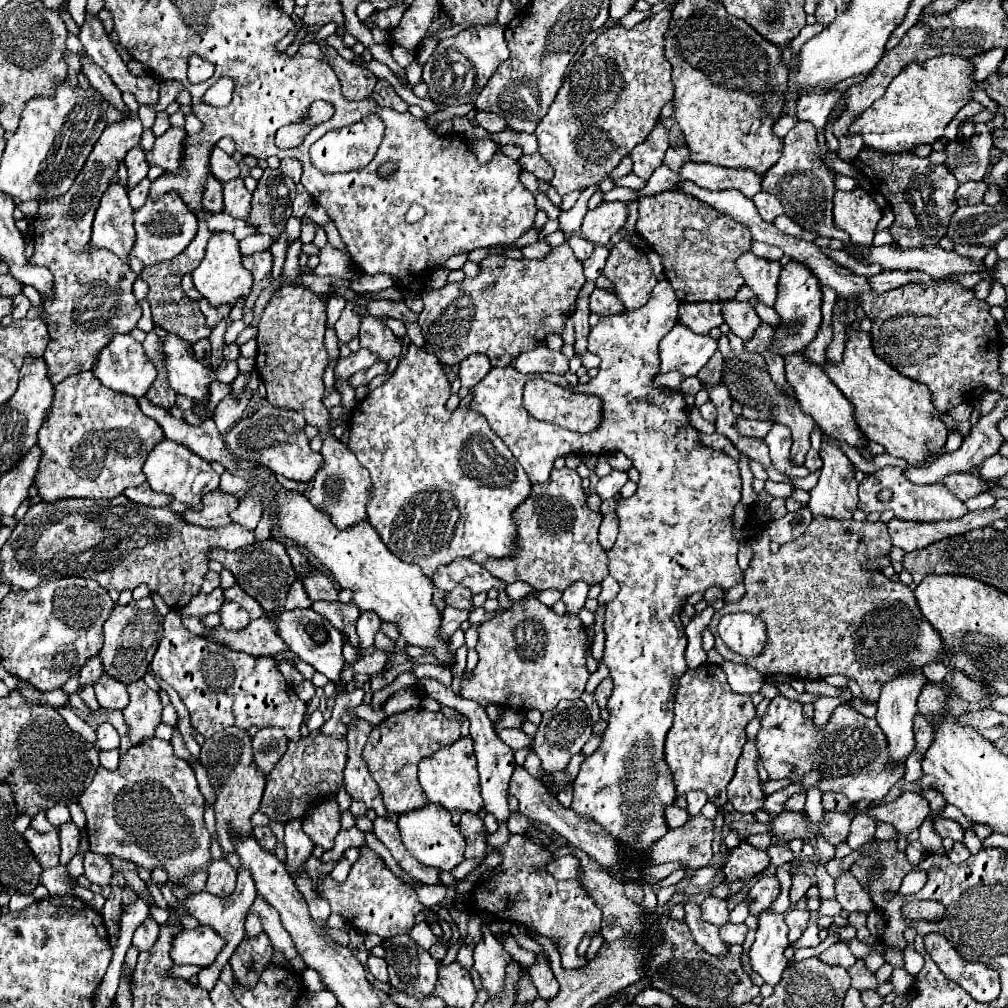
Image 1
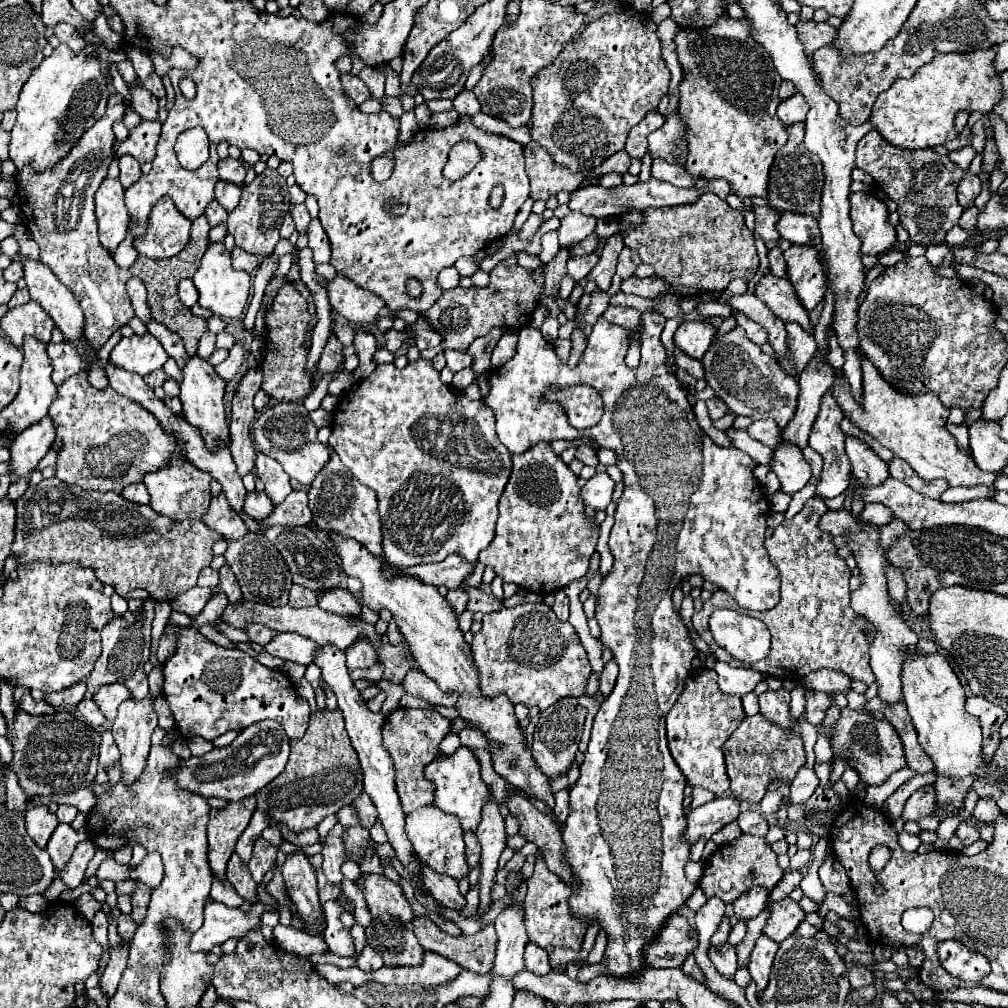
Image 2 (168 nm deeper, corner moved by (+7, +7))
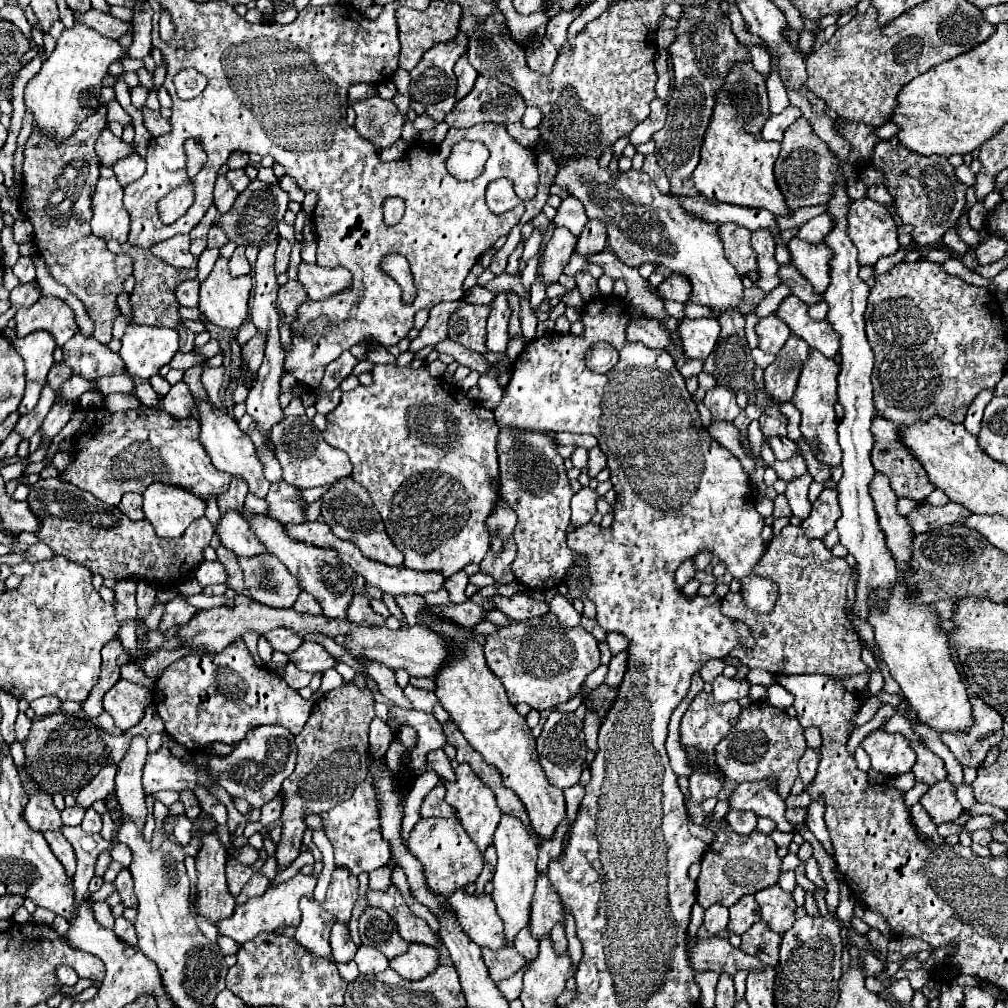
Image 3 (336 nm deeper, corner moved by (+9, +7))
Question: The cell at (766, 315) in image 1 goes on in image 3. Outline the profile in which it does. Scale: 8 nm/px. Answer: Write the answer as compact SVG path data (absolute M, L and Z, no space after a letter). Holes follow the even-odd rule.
M791 333L786 341L786 347L780 349L774 363L764 371L766 393L774 403L784 405L792 399L806 355L808 355L806 342Z

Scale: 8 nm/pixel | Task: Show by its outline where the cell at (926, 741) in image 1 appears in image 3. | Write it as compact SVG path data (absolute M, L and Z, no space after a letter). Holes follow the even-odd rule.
M912 743L912 747L914 747L916 755L918 755L918 761L916 761L914 769L912 769L916 781L932 785L932 783L944 781L948 777L944 761L936 753L926 749L922 743Z

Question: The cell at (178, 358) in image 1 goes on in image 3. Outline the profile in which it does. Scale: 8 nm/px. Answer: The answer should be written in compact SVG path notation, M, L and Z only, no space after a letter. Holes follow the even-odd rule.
M196 401L196 405L200 409L200 429L202 429L200 431L200 443L204 445L206 453L210 455L214 467L224 471L224 473L230 473L232 477L244 479L248 483L248 491L252 495L266 497L270 481L264 477L264 465L256 455L256 447L254 447L252 439L240 431L238 423L232 417L224 415L222 411L218 411L210 401L208 403Z

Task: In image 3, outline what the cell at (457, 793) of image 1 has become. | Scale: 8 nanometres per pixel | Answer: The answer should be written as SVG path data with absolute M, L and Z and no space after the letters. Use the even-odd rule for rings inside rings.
M468 763L458 765L456 781L454 783L444 783L444 787L446 787L446 801L450 805L454 805L454 809L458 811L460 823L473 842L476 843L478 849L484 852L493 843L494 832L500 817L502 817L502 811L496 805L496 799L494 799L492 791L480 781L480 777L468 767Z

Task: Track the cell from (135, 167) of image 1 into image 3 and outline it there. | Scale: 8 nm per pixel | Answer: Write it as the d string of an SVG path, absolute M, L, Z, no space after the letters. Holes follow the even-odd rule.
M132 153L132 155L124 157L124 159L120 159L112 169L114 169L114 175L116 175L118 183L122 187L126 187L128 183L132 183L132 181L136 181L136 179L140 179L144 175L146 163L138 153Z

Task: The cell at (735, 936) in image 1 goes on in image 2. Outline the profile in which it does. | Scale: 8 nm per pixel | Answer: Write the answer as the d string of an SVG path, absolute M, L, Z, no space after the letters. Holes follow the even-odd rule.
M744 921L734 923L732 929L730 929L730 935L728 935L728 943L730 943L730 945L738 945L738 943L742 941L744 933L746 933L746 923L744 923Z

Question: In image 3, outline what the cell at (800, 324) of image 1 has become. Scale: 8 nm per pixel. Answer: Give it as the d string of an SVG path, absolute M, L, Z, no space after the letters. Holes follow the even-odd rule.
M792 237L788 243L792 265L812 283L816 293L824 293L828 287L828 259L832 253L824 243L806 243L798 237Z

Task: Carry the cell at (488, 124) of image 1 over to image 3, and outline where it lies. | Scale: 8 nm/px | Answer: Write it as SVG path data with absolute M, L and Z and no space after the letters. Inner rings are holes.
M466 53L456 61L456 67L454 67L454 75L458 79L458 89L456 89L456 99L462 99L464 95L468 95L474 87L474 81L478 77L476 69L468 63L468 57Z

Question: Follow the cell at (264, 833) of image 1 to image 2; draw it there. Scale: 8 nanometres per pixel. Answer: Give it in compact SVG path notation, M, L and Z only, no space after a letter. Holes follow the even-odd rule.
M258 837L258 841L254 843L254 853L252 853L252 859L248 863L248 869L254 877L256 883L260 883L266 875L266 871L270 871L272 863L276 861L276 847L270 845L264 837Z

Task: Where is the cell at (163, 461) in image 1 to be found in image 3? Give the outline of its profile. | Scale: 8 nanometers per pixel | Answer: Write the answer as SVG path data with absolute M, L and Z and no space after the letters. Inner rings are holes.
M152 483L144 493L144 513L154 525L156 535L164 539L178 539L188 525L204 515L206 503L196 495L162 483Z

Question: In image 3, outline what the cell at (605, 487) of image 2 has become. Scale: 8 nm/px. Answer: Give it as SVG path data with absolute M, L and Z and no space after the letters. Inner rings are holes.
M590 487L580 489L572 497L572 503L570 503L572 505L572 521L570 521L572 527L582 527L592 519L592 515L596 513L596 499L598 499L598 493L592 491Z

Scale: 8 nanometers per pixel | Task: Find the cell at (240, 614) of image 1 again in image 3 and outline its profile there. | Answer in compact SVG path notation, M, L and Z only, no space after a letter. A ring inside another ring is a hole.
M276 629L276 631L268 631L264 635L270 645L276 649L276 651L282 651L286 655L290 655L292 651L296 651L296 647L302 645L302 635L296 635L296 631L288 631L288 629Z

